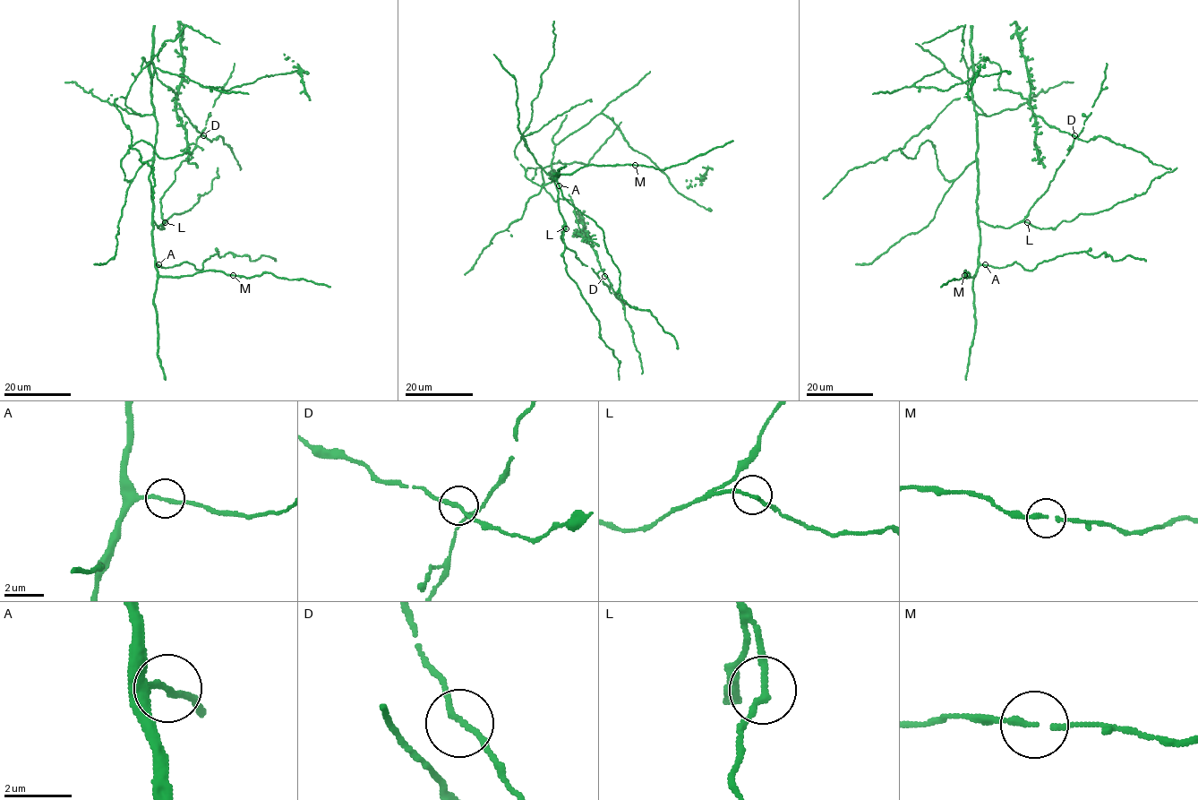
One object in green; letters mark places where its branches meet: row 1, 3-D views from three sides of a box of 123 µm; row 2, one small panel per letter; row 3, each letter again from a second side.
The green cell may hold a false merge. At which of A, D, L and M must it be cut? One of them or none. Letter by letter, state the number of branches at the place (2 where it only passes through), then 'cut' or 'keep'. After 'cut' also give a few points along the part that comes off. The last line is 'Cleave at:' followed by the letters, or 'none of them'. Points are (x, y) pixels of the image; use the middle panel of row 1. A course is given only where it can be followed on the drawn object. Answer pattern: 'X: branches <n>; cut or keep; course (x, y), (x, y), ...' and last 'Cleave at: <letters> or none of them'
A: branches 2; keep
D: branches 2; keep
L: branches 2; keep
M: branches 2; keep
Cleave at: none of them

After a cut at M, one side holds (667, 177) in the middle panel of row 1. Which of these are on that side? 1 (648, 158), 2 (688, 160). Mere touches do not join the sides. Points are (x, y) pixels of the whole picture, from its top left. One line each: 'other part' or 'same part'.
1: same part
2: other part

